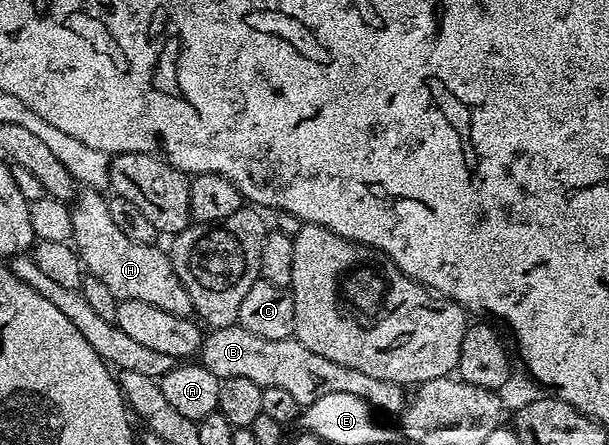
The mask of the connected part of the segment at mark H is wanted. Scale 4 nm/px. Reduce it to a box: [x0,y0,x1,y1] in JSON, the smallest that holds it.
[72,189,192,315]

